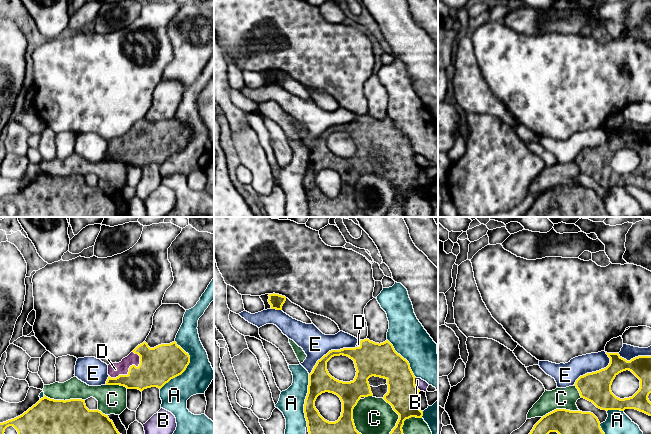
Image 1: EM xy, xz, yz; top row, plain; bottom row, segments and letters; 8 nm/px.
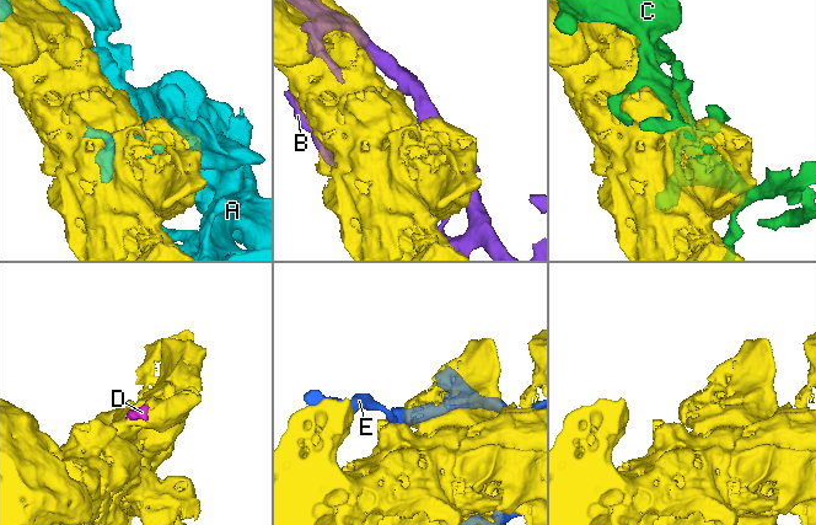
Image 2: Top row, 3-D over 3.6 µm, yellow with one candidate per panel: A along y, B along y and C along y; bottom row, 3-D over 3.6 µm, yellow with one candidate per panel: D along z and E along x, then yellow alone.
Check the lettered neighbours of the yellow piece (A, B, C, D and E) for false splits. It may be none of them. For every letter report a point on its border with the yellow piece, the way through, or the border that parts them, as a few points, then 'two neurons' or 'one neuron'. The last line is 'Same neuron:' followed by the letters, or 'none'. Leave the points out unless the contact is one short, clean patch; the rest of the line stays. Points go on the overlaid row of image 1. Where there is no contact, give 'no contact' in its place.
A: meets yellow in xy at (186, 367); two neurons
B: meets yellow in xz at (414, 384); two neurons
C: meets yellow in xy at (63, 400); two neurons
D: meets yellow in xy at (129, 371); runs through xy (158, 365), (129, 371), (117, 371), (115, 369); one neuron
E: meets yellow in xz at (329, 351); two neurons
Same neuron: D

